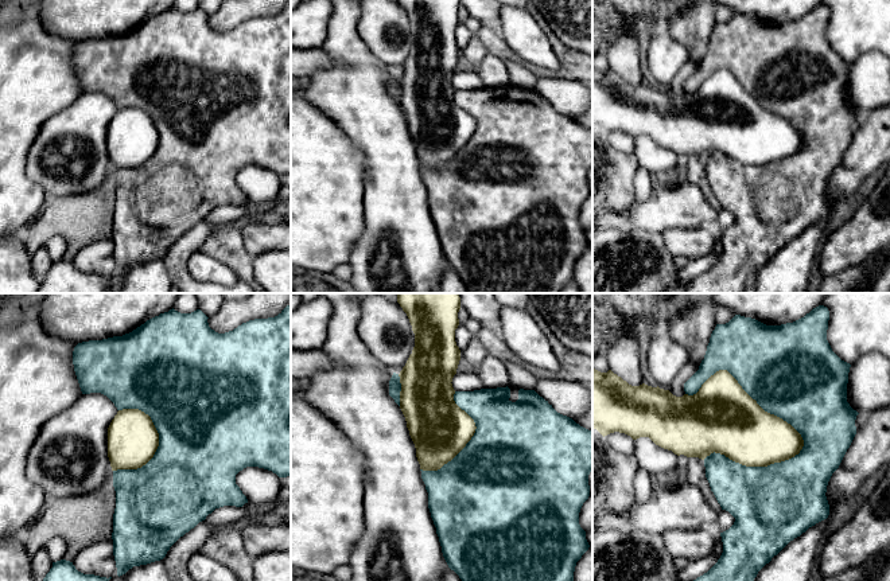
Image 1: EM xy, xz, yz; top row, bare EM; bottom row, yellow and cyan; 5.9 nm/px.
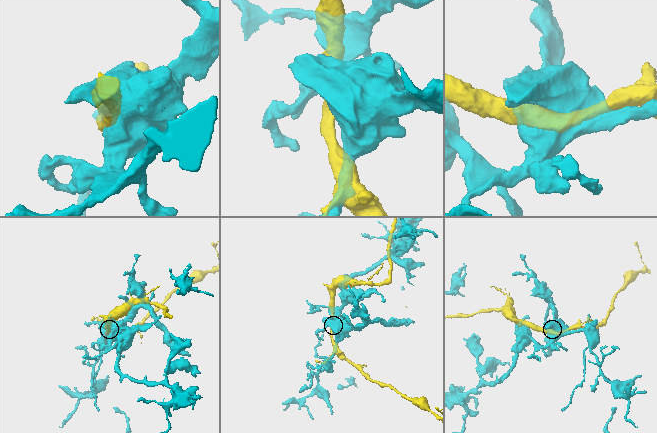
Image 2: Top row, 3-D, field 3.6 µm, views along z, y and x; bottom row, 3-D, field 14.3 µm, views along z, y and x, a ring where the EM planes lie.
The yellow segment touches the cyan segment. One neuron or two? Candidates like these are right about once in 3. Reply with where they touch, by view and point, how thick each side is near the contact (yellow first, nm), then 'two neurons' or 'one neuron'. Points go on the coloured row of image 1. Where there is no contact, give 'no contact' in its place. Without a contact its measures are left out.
yz (746, 393) | 420/500 nm | two neurons

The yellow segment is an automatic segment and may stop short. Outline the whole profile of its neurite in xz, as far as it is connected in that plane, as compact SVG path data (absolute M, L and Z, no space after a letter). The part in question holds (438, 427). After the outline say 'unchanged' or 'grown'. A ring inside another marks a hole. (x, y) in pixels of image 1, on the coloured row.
M396 293L415 334L415 347L400 371L400 409L405 417L416 457L423 471L438 471L451 461L475 433L474 420L454 401L452 378L460 360L455 342L459 325L458 293Z | unchanged

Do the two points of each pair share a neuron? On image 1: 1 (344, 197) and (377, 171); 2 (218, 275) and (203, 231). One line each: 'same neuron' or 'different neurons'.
1: different neurons
2: different neurons

